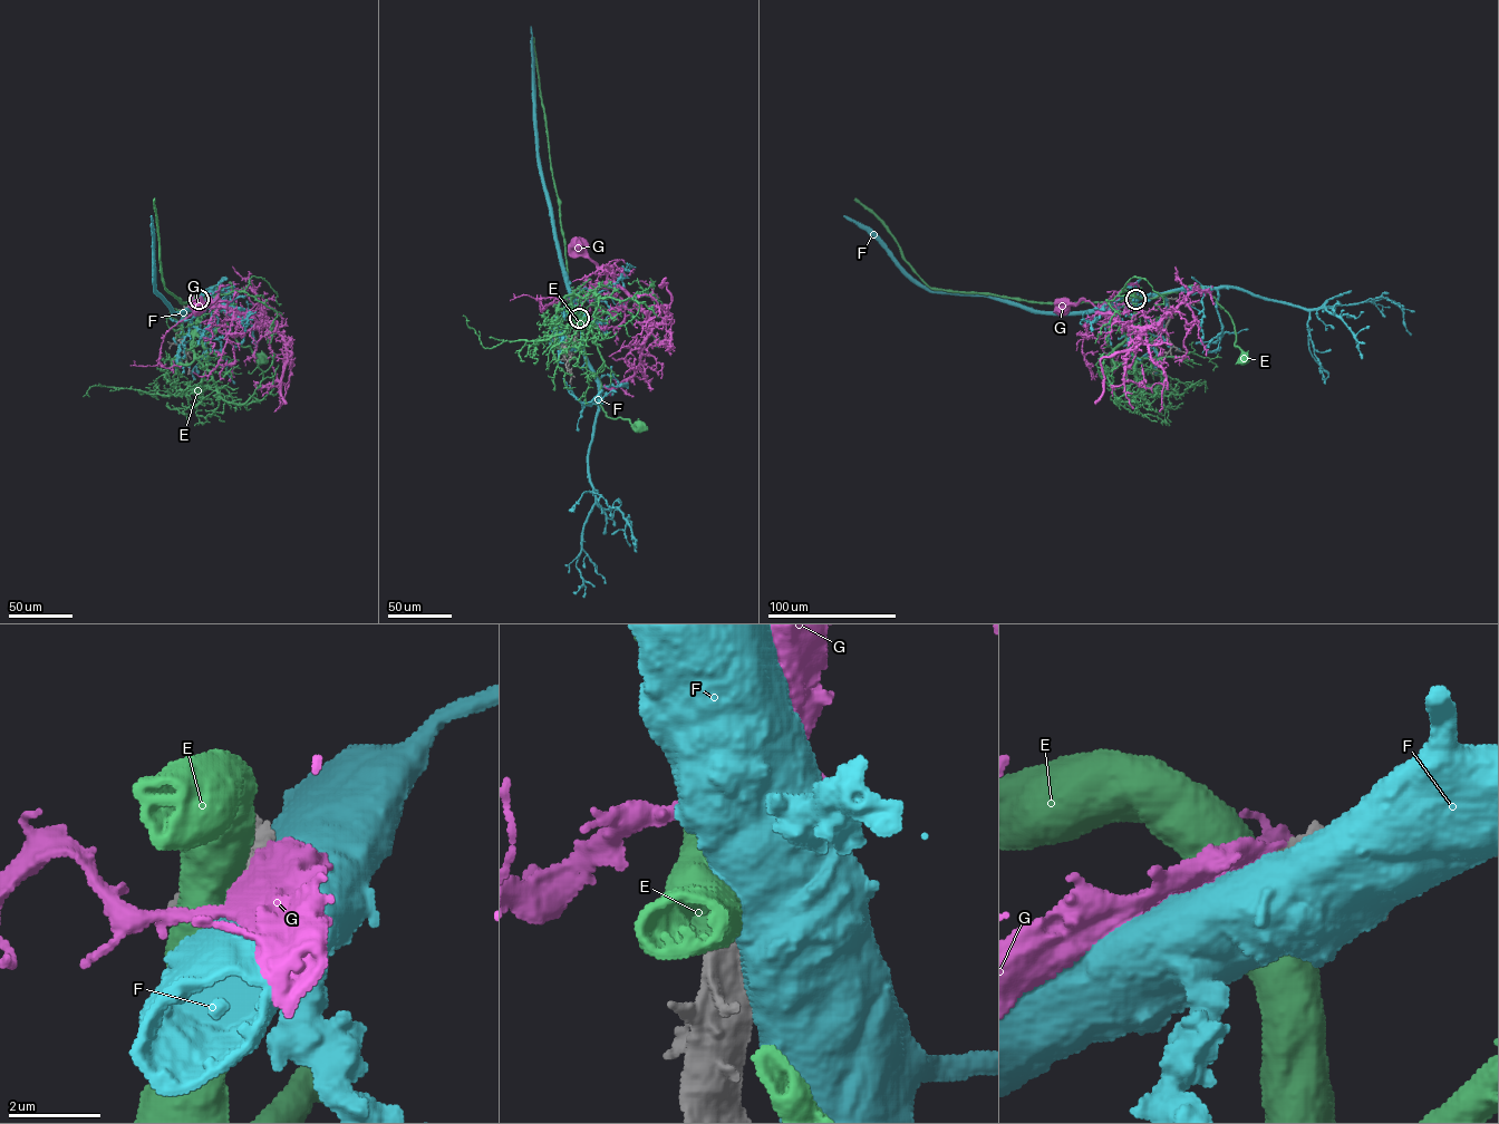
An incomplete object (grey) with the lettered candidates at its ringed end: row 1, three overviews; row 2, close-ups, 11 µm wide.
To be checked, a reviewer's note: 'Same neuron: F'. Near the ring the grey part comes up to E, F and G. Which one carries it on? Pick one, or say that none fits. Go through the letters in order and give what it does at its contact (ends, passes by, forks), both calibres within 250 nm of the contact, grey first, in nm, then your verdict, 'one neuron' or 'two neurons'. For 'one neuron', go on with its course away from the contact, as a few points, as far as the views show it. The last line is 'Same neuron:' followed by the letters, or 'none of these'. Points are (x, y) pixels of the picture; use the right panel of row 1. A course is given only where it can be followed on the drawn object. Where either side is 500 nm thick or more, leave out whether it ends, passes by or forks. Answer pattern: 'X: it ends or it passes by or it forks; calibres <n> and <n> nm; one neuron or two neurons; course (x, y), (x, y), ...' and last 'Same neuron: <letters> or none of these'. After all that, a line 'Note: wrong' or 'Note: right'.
E: calibres 700 and 750 nm; two neurons
F: calibres 850 and 750 nm; two neurons
G: calibres 700 and 700 nm; one neuron; course (1135, 299), (1098, 307), (1084, 299), (1062, 304)
Same neuron: G
Note: wrong

